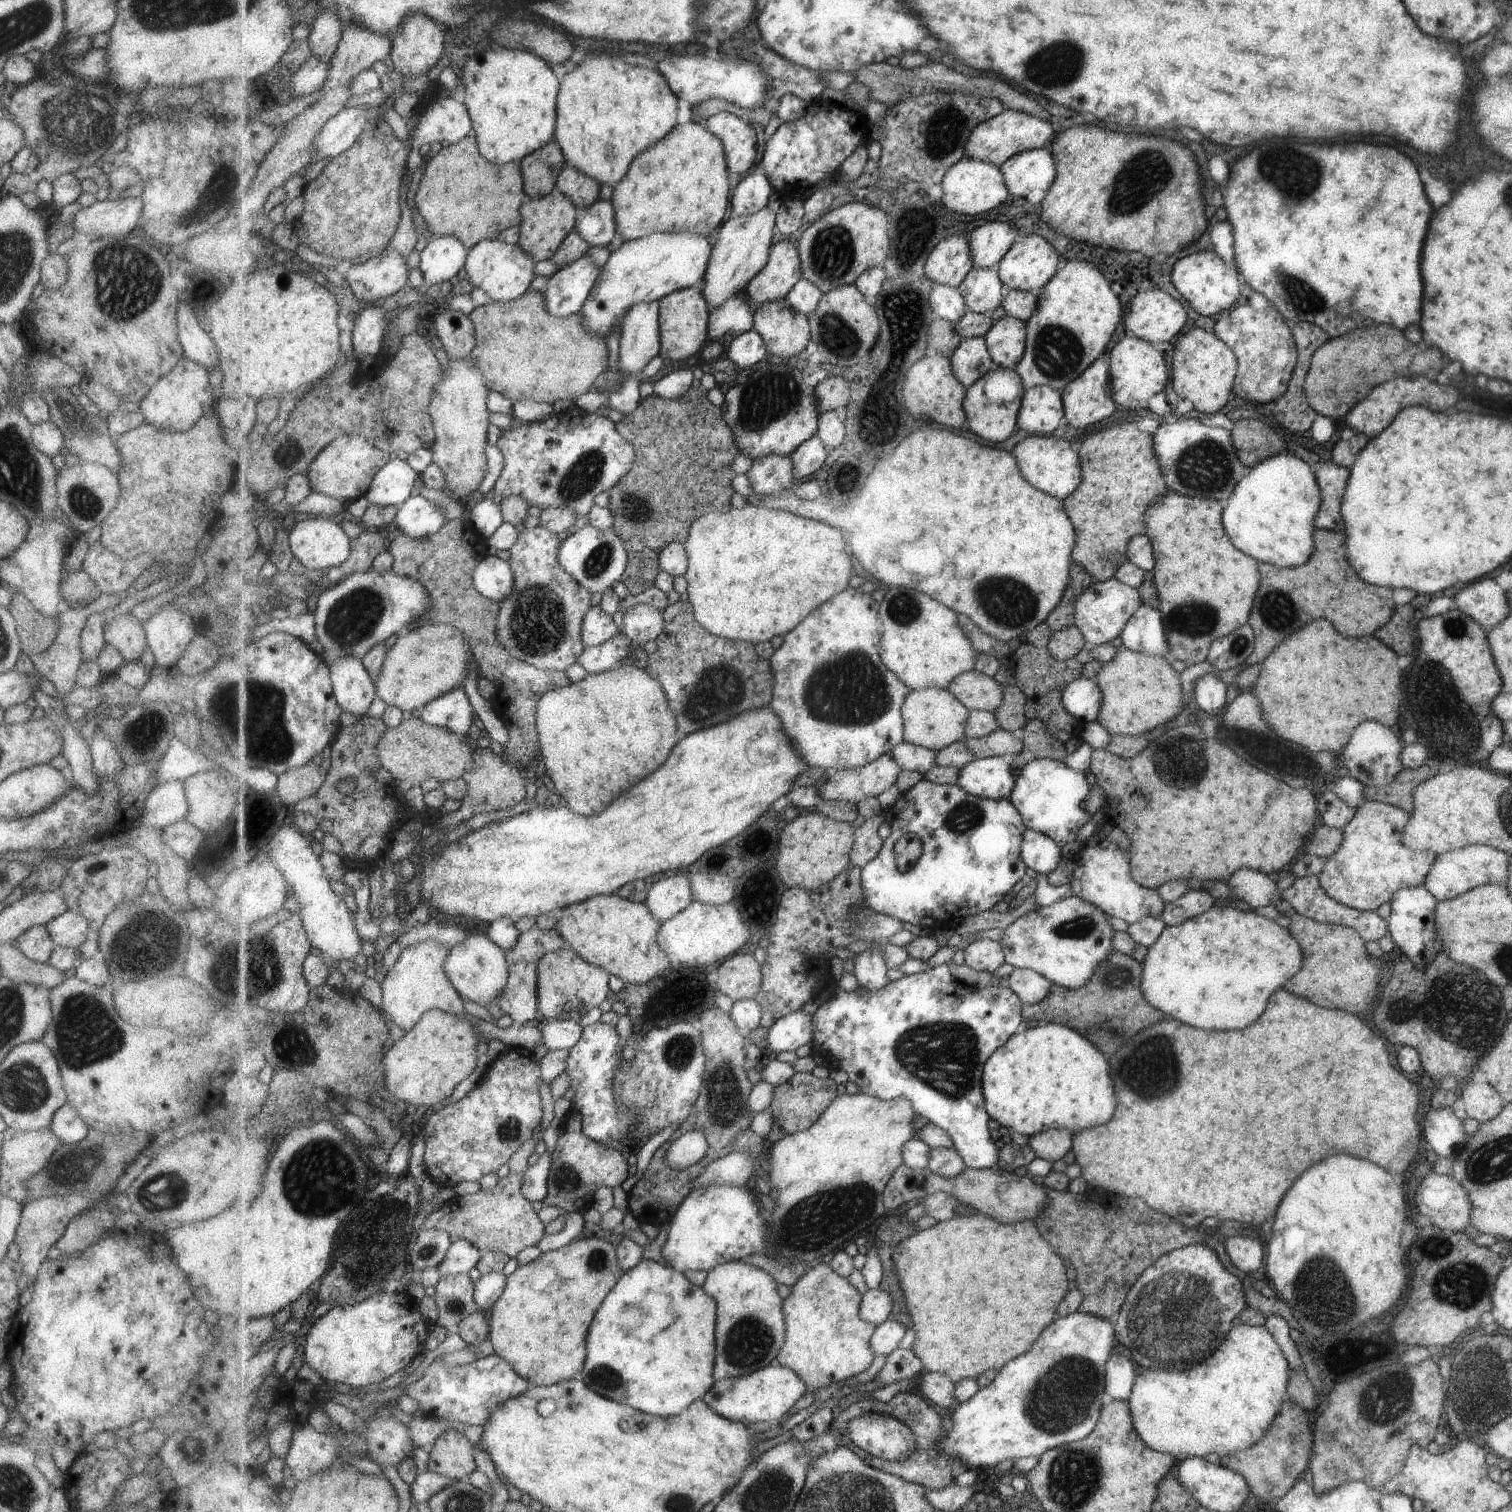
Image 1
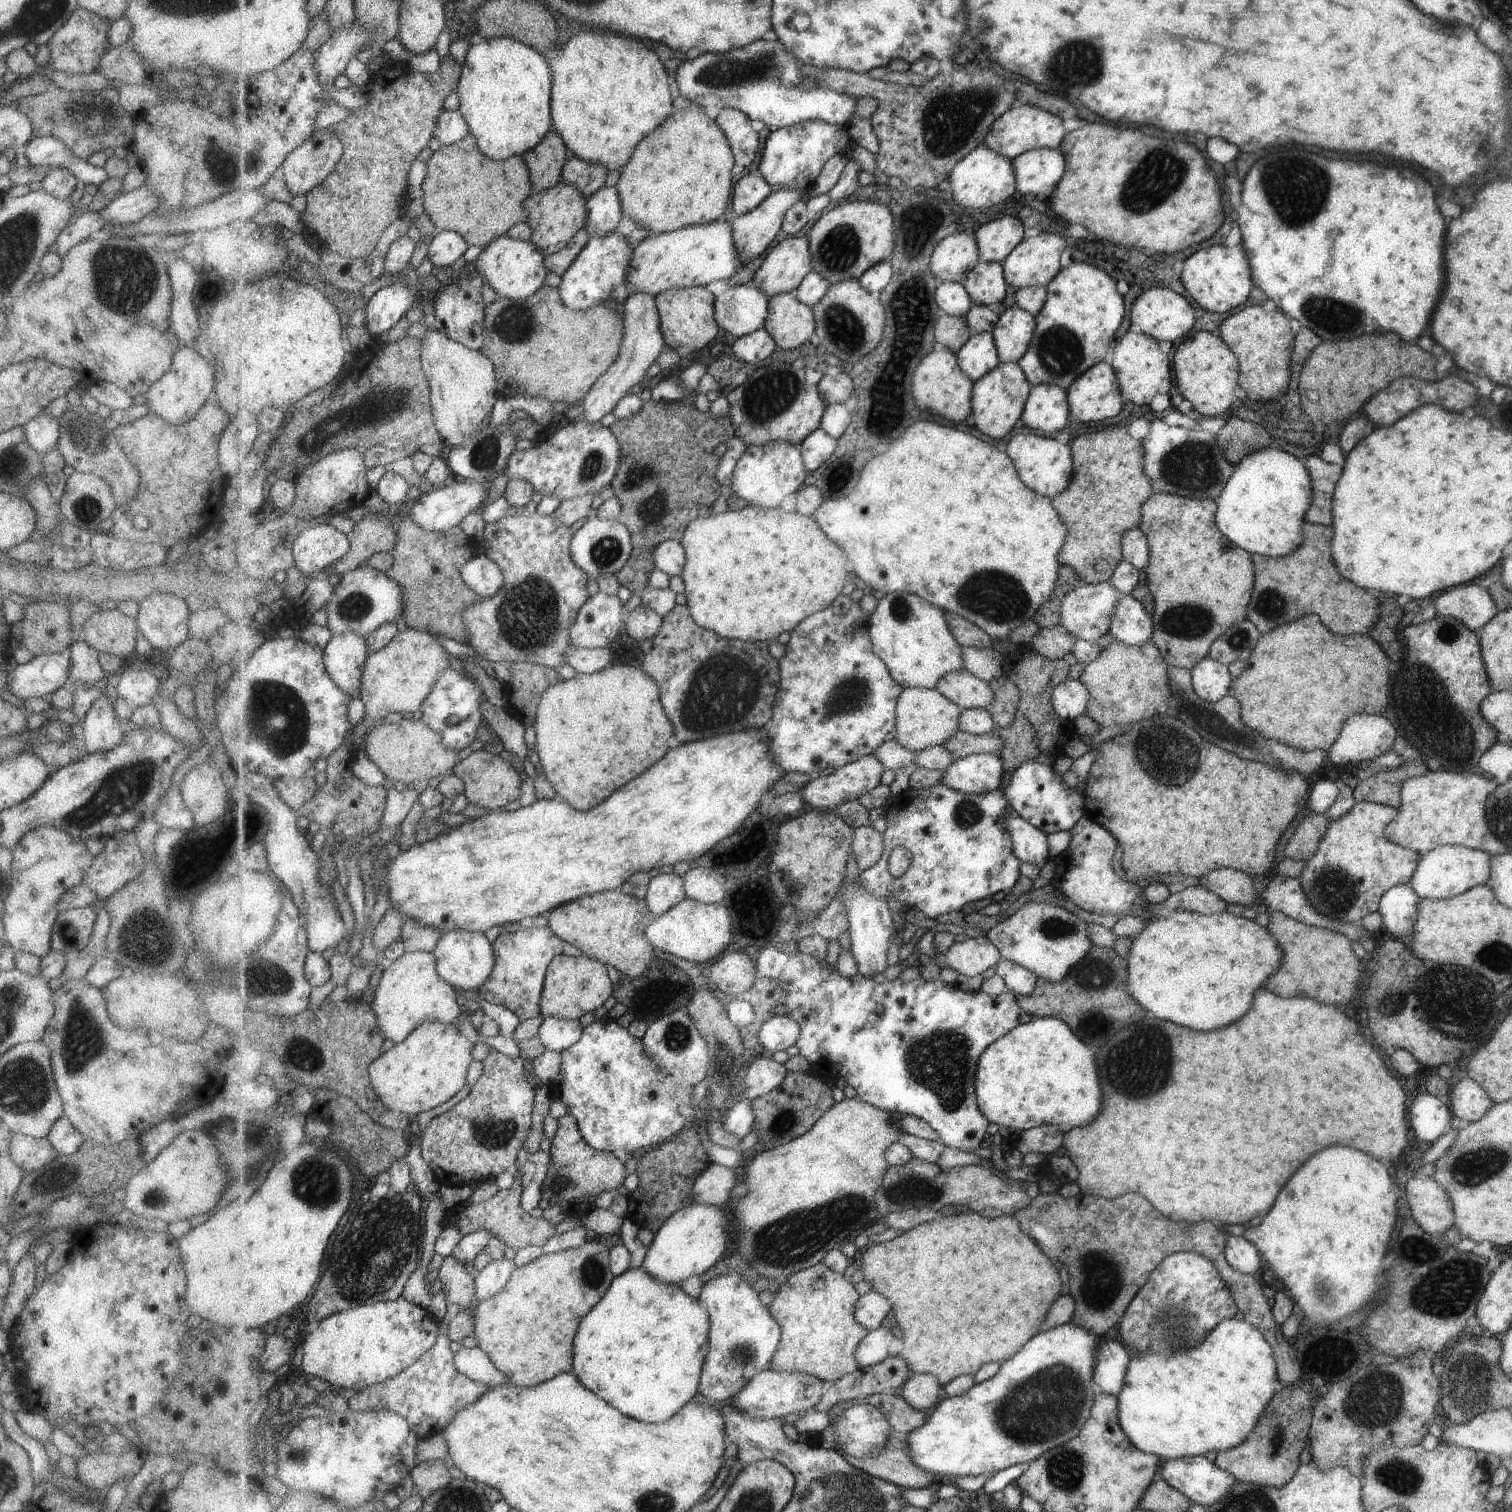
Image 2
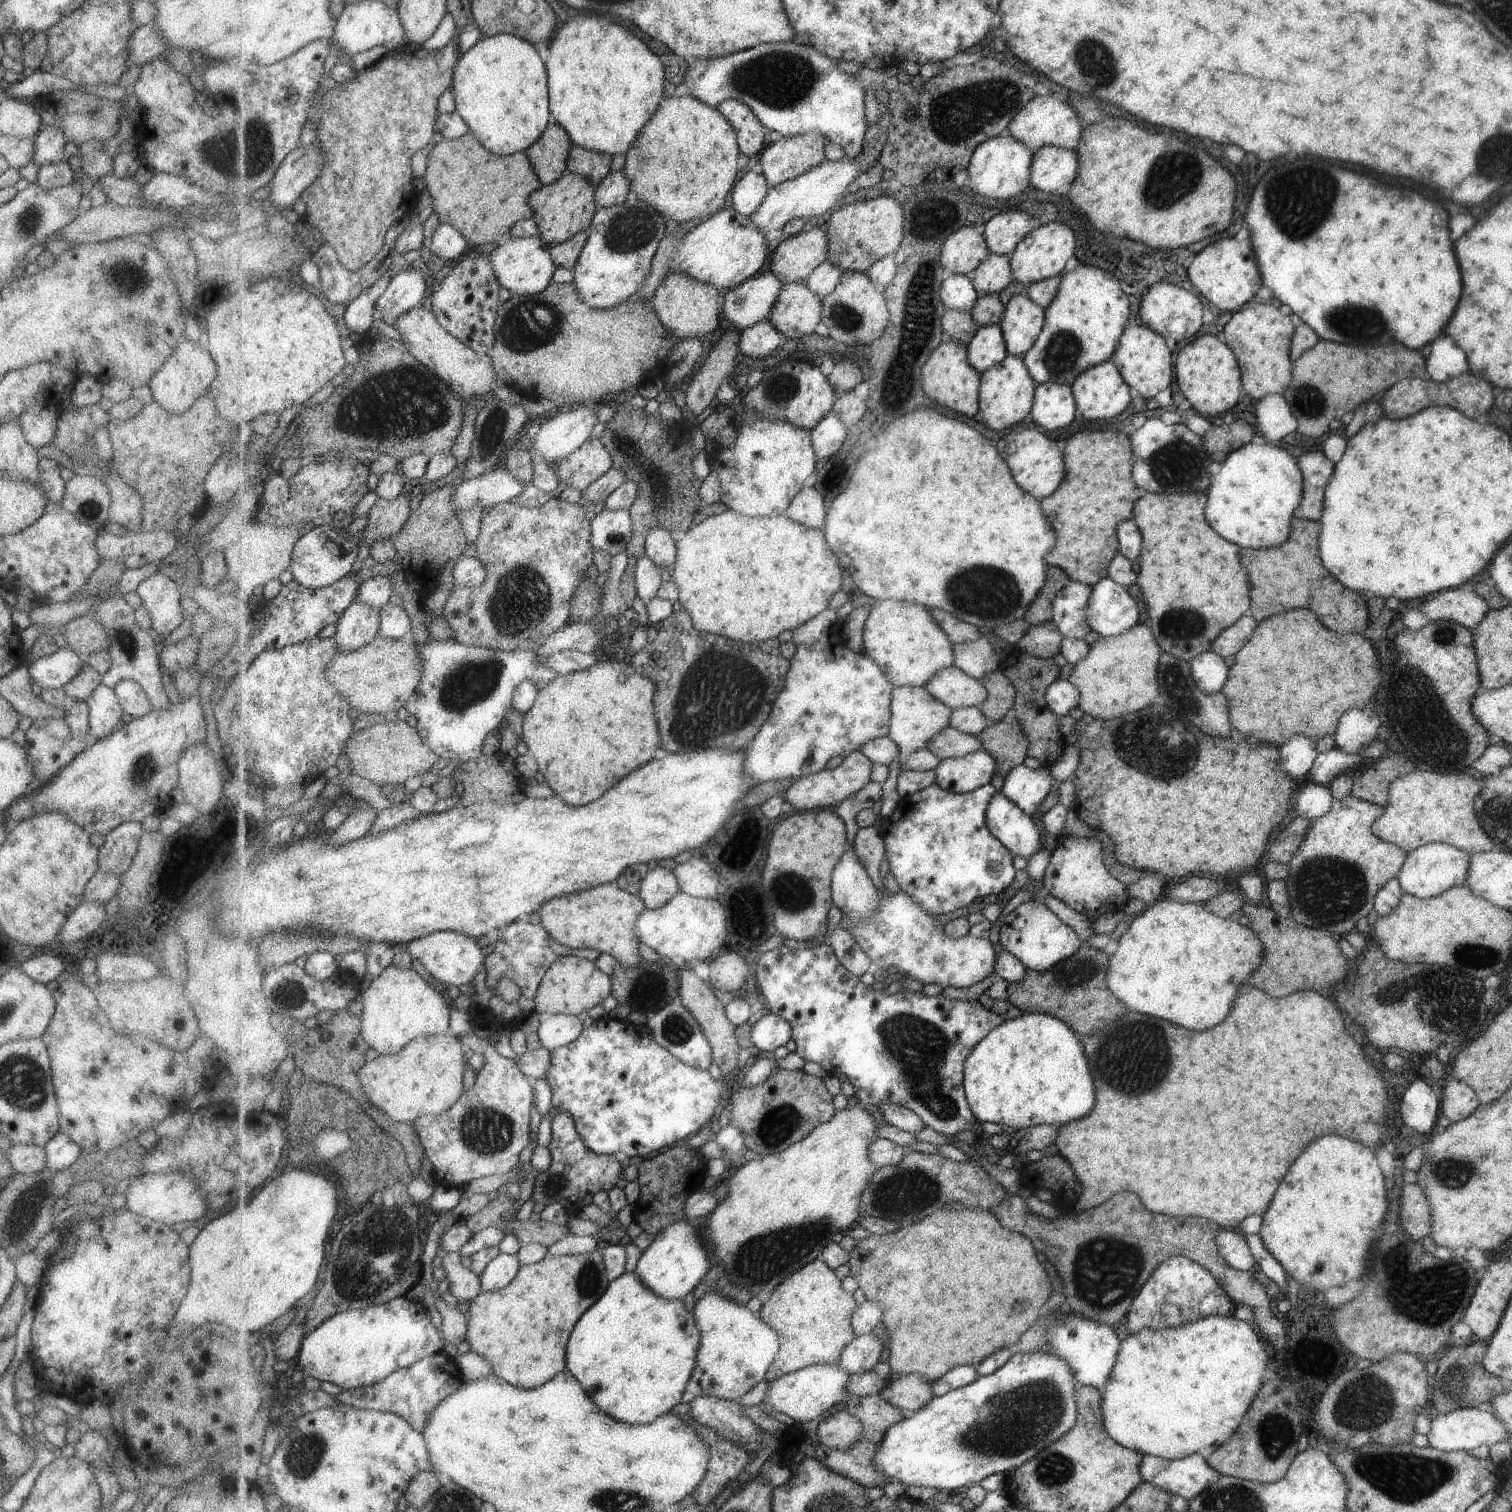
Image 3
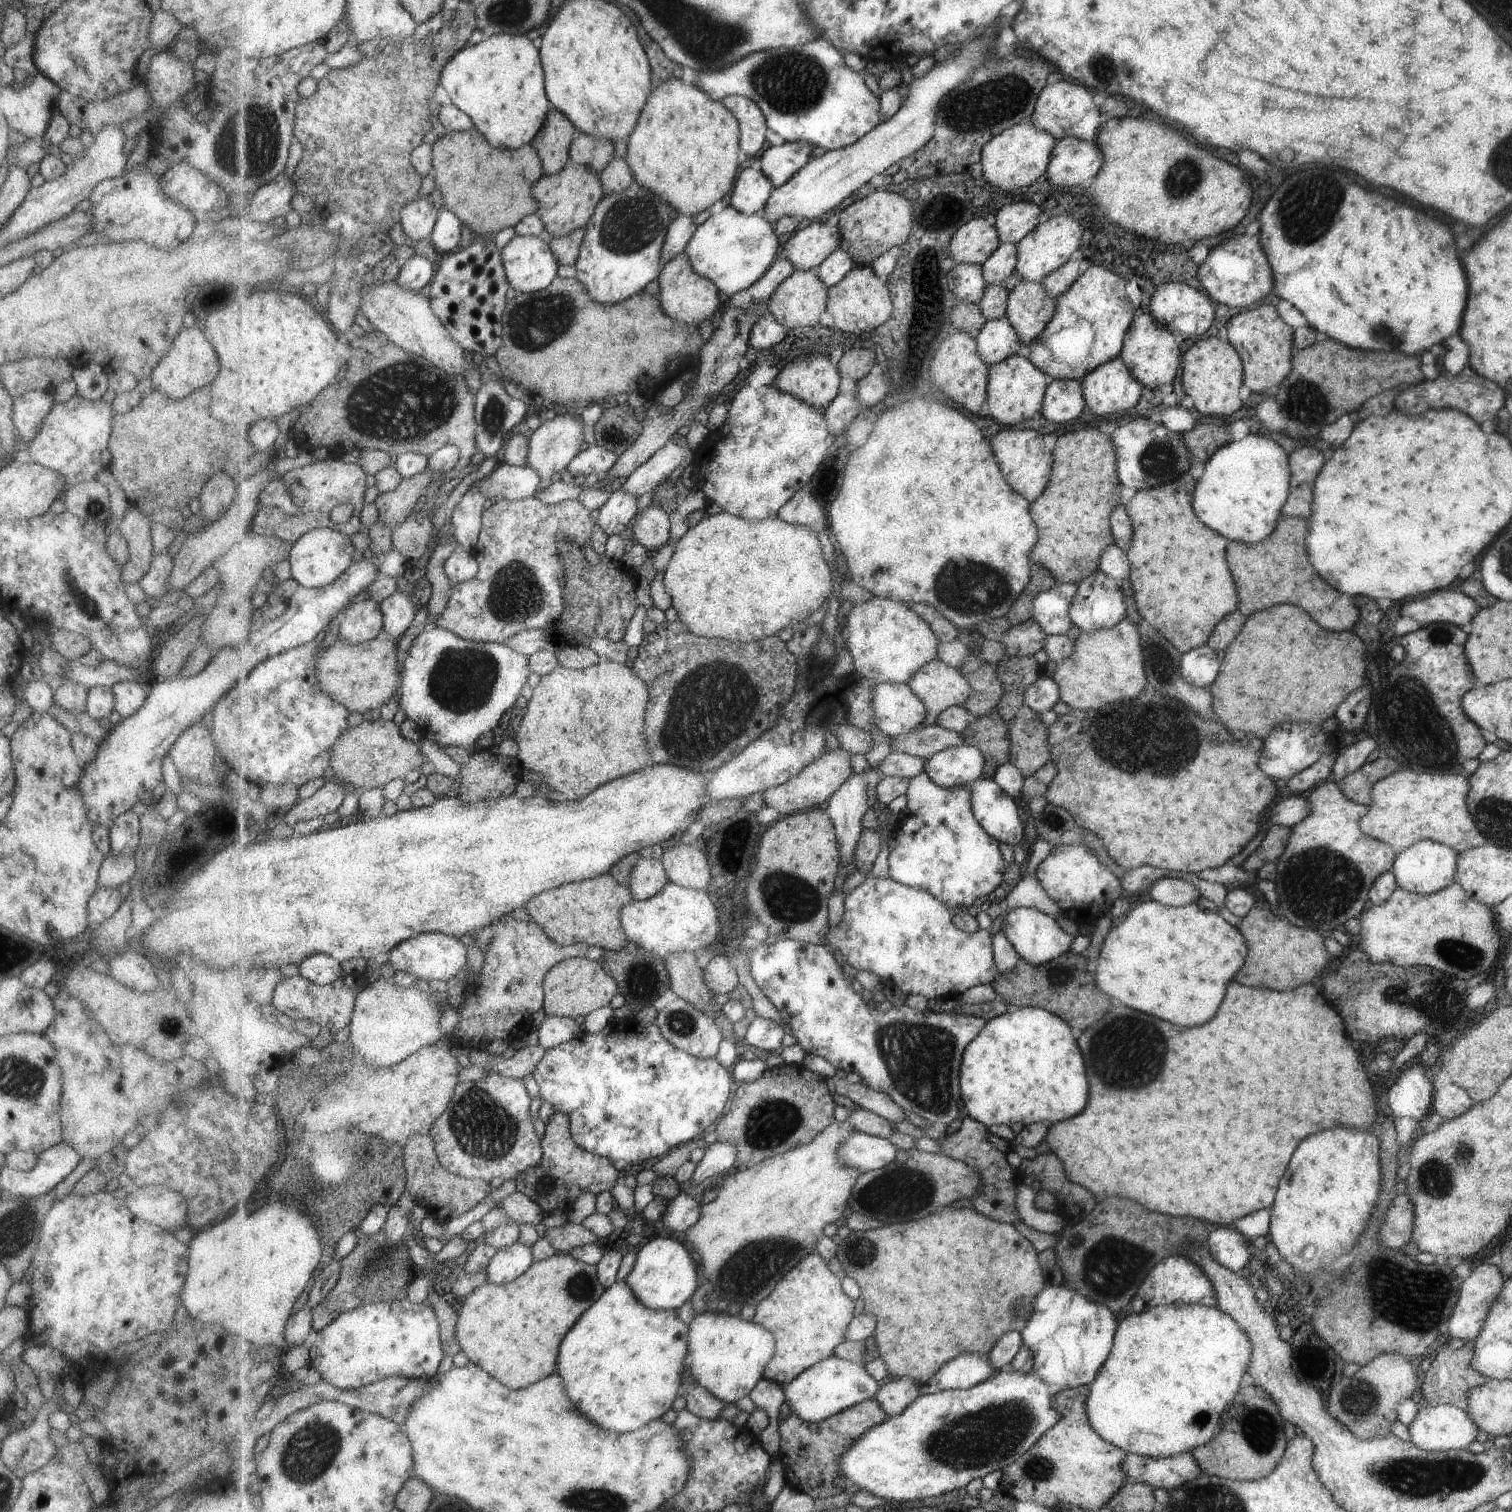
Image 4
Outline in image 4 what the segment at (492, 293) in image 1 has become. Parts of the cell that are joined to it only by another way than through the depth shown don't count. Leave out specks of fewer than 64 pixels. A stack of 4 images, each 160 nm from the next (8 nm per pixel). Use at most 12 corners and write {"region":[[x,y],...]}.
{"region":[[517,235],[502,250],[512,288],[545,290],[560,262],[546,235]]}

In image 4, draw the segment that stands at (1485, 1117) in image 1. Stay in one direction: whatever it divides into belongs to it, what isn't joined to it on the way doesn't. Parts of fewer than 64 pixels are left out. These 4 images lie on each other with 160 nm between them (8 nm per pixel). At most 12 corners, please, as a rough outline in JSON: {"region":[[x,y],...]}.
{"region":[[1451,1082],[1433,1094],[1430,1112],[1446,1119],[1473,1103],[1468,1091]]}

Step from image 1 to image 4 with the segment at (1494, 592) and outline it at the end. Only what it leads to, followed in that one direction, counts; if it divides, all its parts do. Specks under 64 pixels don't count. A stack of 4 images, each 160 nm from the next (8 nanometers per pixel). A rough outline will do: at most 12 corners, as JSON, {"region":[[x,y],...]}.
{"region":[[1452,588],[1402,606],[1424,627],[1449,623],[1467,629],[1479,606]]}

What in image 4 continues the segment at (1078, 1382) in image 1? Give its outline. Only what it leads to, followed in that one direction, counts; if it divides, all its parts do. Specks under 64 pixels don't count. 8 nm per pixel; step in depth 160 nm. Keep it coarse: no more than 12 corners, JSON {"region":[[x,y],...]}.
{"region":[[1034,1370],[920,1394],[837,1463],[923,1500],[1016,1463],[1056,1424]]}

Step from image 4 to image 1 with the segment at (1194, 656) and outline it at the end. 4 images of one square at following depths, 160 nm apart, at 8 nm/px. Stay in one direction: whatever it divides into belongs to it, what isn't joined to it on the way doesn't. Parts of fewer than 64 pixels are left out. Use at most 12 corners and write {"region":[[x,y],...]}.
{"region":[[1213,673],[1195,680],[1194,704],[1212,714],[1225,704],[1225,684]]}

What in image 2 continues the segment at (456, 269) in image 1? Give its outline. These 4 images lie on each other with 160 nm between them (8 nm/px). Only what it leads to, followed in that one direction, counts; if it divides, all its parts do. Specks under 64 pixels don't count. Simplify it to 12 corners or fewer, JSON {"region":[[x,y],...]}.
{"region":[[457,231],[437,232],[428,248],[434,268],[461,262],[470,244]]}

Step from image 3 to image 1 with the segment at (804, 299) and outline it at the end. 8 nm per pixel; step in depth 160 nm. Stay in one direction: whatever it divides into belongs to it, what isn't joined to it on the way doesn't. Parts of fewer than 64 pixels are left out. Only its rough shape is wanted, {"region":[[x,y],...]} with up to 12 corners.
{"region":[[786,299],[757,306],[754,329],[787,358],[813,340]]}

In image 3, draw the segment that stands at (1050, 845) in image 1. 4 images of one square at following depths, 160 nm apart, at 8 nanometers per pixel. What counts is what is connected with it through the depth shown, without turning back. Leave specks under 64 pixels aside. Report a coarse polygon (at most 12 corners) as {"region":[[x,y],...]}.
{"region":[[1002,790],[986,826],[1014,855],[1040,850],[1043,830]]}

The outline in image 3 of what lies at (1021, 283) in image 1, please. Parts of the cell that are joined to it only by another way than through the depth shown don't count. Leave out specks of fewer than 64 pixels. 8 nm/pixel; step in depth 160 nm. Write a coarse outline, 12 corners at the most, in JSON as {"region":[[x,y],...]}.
{"region":[[1066,225],[1033,229],[1011,254],[1015,280],[1059,275],[1075,248]]}

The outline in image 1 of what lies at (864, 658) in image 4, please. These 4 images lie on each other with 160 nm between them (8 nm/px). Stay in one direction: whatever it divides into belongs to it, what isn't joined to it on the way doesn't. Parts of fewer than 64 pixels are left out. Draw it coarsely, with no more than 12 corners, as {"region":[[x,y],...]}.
{"region":[[887,588],[881,657],[912,690],[949,689],[978,652],[931,596]]}

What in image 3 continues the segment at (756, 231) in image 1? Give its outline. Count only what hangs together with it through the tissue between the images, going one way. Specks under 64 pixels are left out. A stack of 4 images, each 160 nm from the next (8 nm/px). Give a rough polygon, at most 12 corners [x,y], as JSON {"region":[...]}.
{"region":[[825,159],[774,186],[750,217],[765,234],[825,214],[864,172]]}

